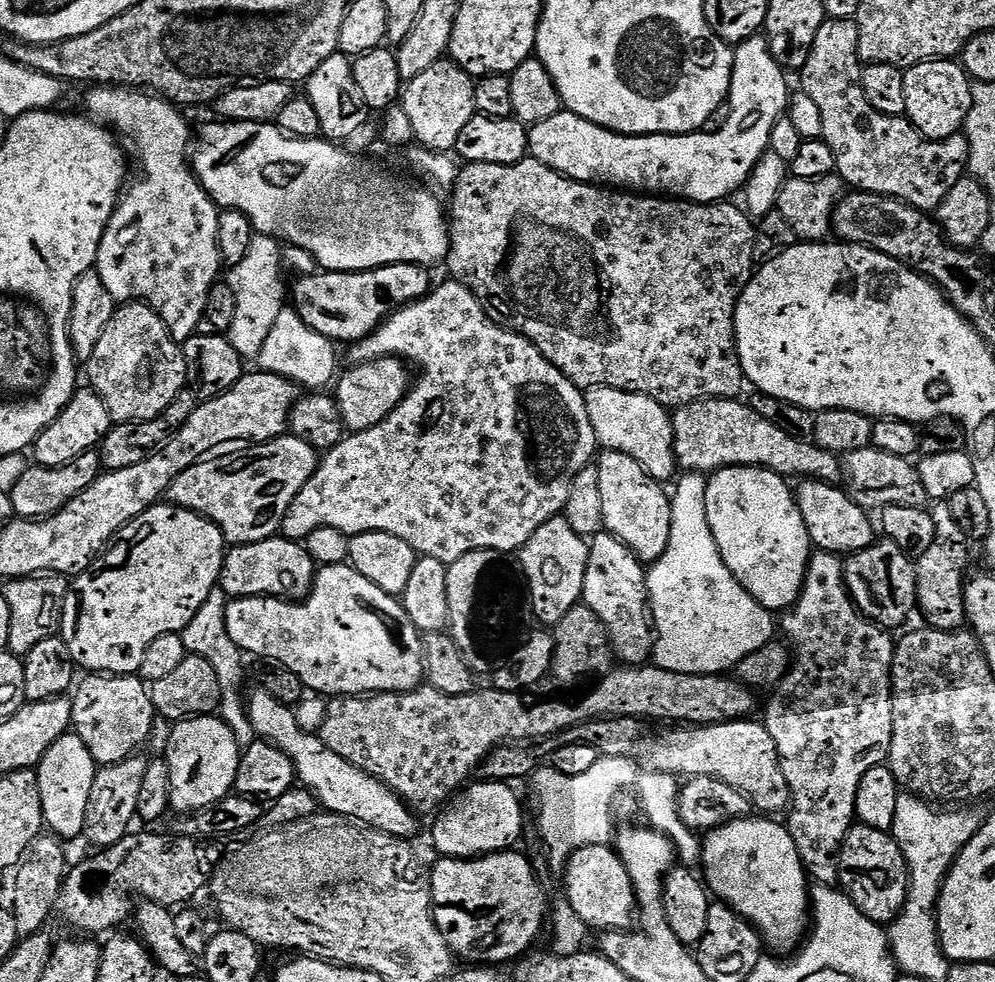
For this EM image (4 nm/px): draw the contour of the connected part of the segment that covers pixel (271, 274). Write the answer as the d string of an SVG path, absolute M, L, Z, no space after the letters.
M263 234L255 235L251 241L252 245L246 252L246 258L242 258L242 262L233 264L230 268L233 276L230 283L238 302L238 314L234 316L234 322L226 333L228 340L238 350L240 356L245 358L258 356L276 320L286 308L284 280L280 277L280 270L282 271L281 241L277 237Z

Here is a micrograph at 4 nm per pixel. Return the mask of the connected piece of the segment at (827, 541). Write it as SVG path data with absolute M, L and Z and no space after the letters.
M807 478L801 479L799 484L800 488L795 489L796 505L800 507L800 513L806 522L808 536L819 551L851 554L876 543L877 525L876 528L872 525L872 520L868 517L871 515L843 487L840 489L840 486L828 484L825 480Z

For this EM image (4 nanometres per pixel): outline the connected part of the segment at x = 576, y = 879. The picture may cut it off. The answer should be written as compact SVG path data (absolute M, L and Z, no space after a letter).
M591 844L585 848L580 848L567 861L568 864L568 902L572 906L571 911L575 915L582 917L589 929L596 930L628 930L632 924L638 920L638 901L636 891L632 885L632 879L620 853L615 847L608 844Z

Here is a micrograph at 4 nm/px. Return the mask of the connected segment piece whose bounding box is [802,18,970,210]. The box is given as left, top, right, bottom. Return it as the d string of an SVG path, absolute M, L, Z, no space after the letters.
M835 18L825 19L824 24L818 30L818 38L814 40L812 54L808 62L802 70L804 76L803 91L810 94L810 98L814 98L814 102L818 102L818 110L822 110L822 118L824 119L824 135L823 139L827 140L828 145L834 150L836 155L836 172L845 185L851 186L853 189L862 192L873 192L879 196L893 196L899 200L904 200L907 204L913 204L915 208L925 210L935 210L940 207L941 202L950 194L950 190L954 190L954 186L960 181L970 168L970 149L968 146L967 135L957 134L951 136L949 140L927 140L916 127L913 126L911 120L904 116L891 116L890 114L882 114L874 108L868 101L864 93L864 68L860 59L860 26L855 19L837 20Z

